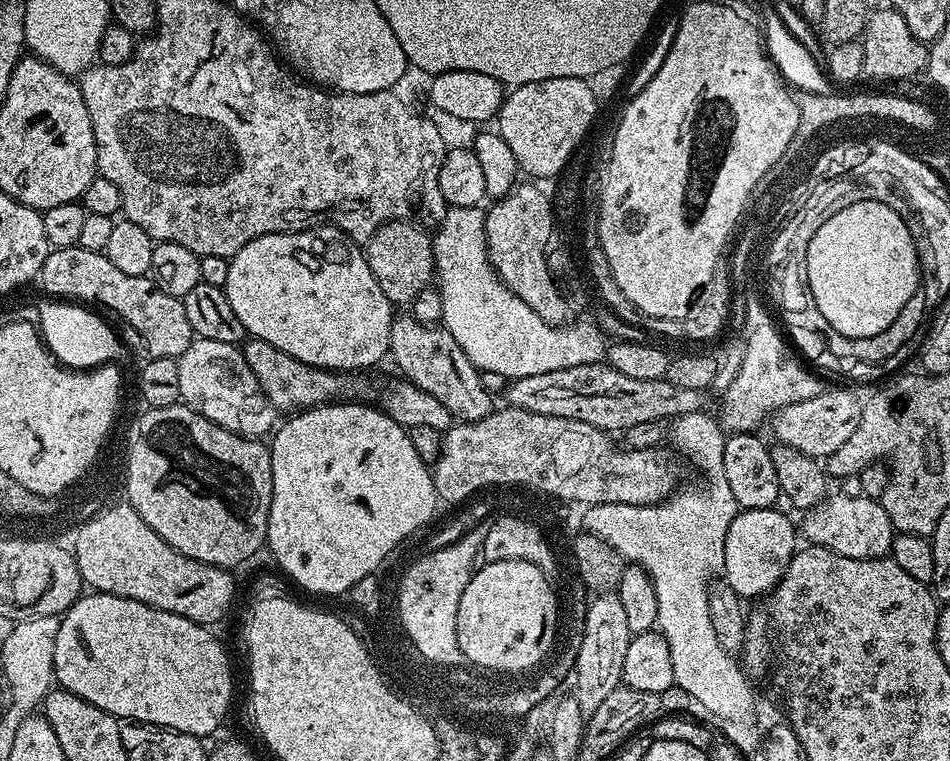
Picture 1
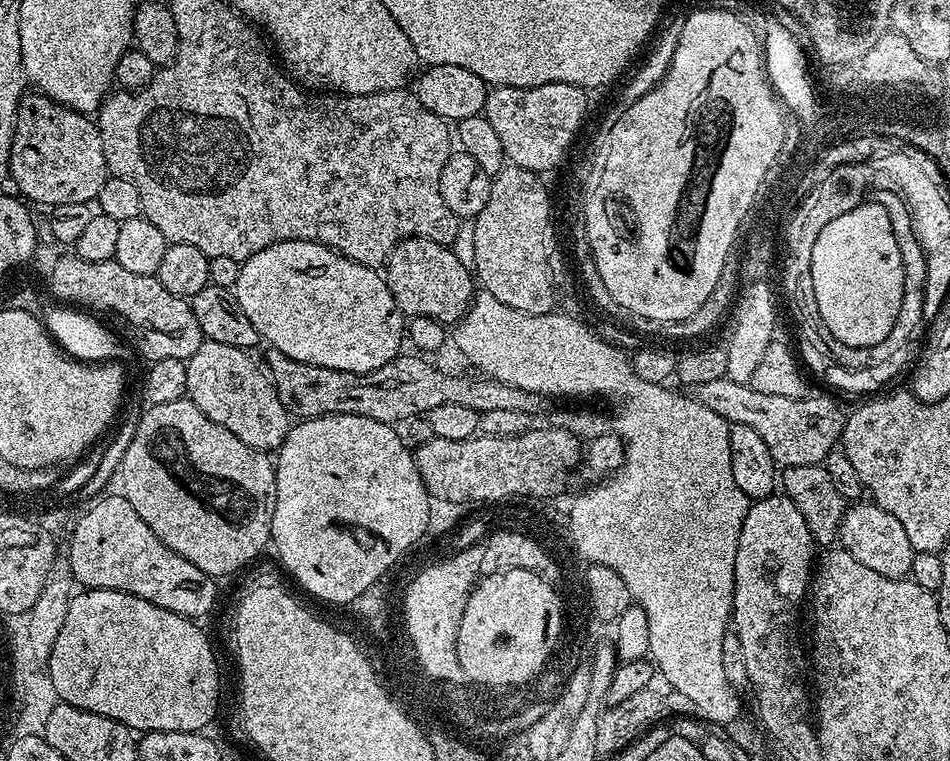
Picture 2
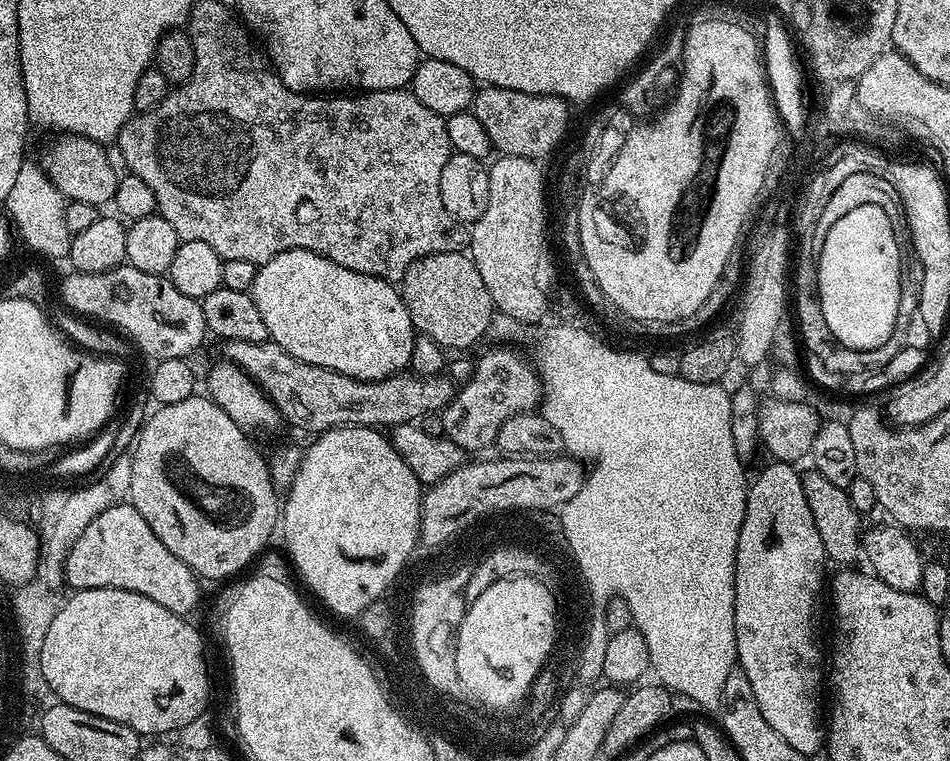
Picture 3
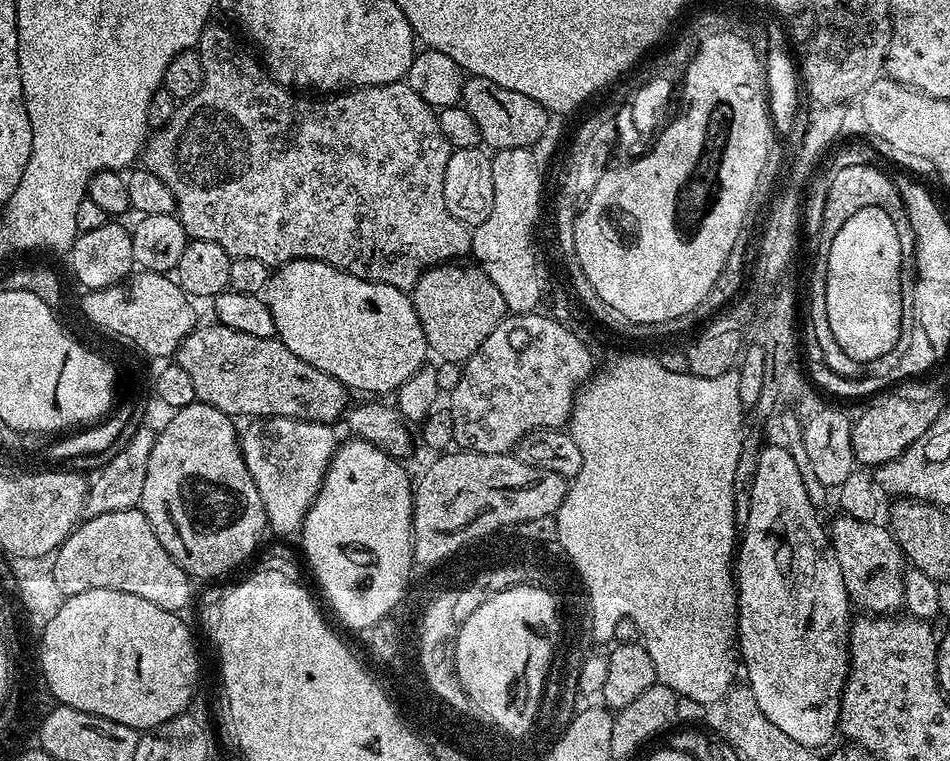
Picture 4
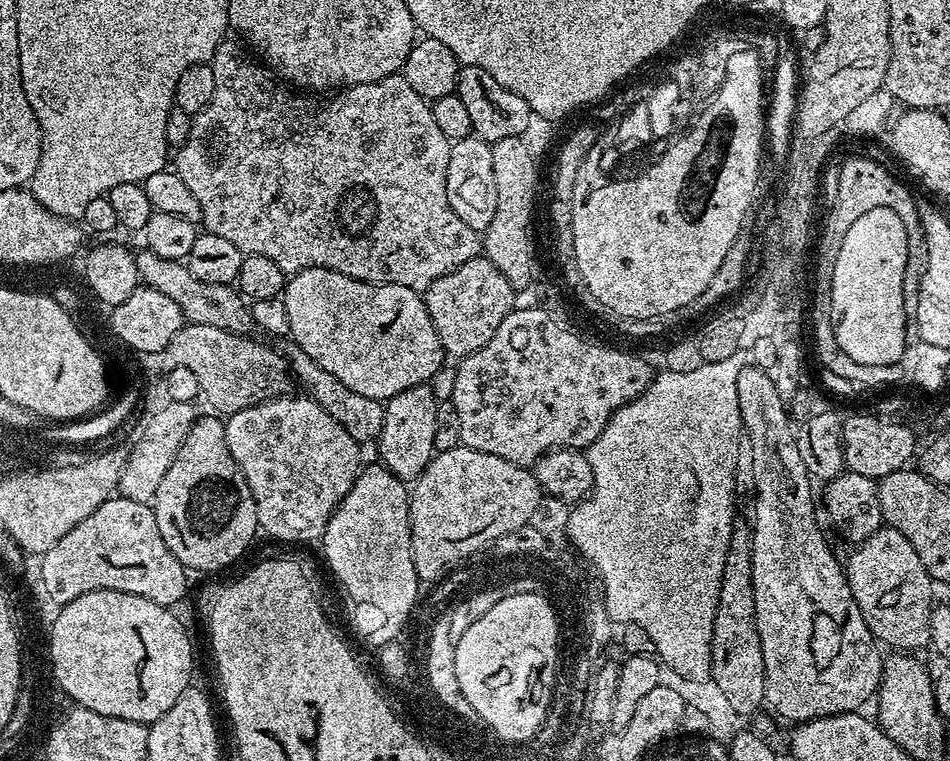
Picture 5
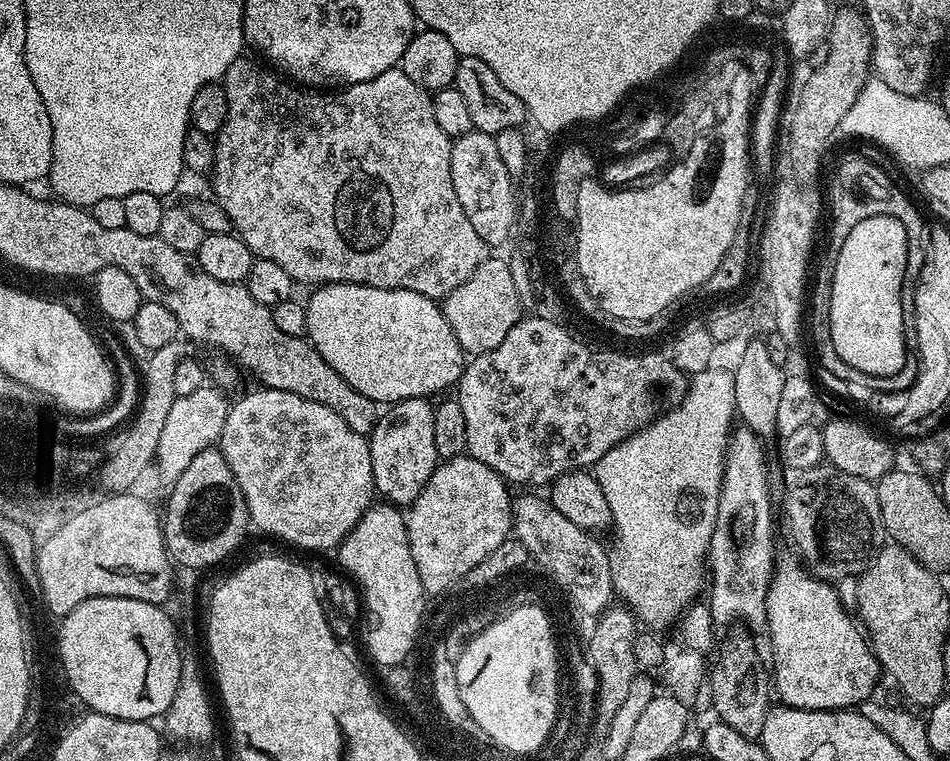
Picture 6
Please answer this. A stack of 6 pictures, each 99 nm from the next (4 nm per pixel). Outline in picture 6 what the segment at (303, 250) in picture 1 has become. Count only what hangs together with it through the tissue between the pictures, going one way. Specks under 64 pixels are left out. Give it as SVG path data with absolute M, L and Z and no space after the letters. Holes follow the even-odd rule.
M321 284L313 292L316 293L306 300L307 335L318 354L358 394L366 394L377 405L391 406L406 398L432 398L435 392L444 392L451 384L459 385L466 353L458 346L458 338L454 338L454 330L450 330L450 322L446 322L444 309L437 301L414 290L371 288L365 284Z

